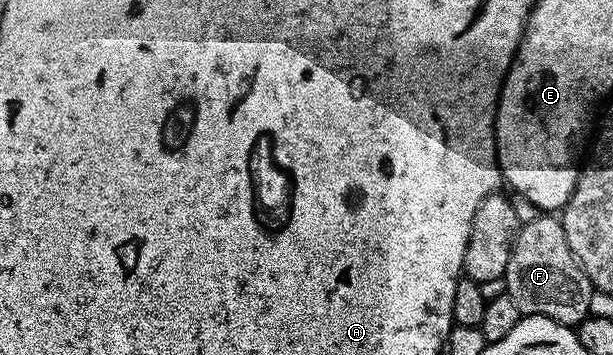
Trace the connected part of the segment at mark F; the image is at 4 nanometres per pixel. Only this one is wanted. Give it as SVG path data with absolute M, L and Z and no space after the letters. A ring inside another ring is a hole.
M538 214L534 222L521 224L516 234L516 241L510 254L510 262L506 266L502 277L506 294L514 298L518 310L526 316L545 316L559 324L579 326L590 315L590 298L594 291L588 275L580 269L579 262L570 250L570 242L566 242L566 230L563 223L555 215Z

